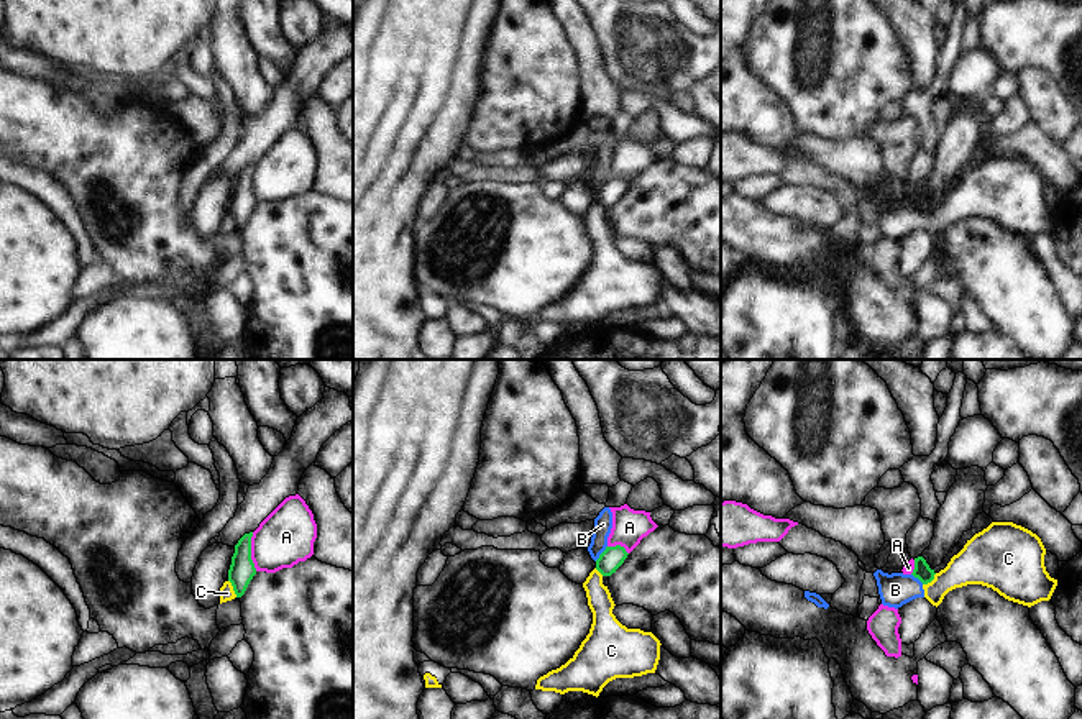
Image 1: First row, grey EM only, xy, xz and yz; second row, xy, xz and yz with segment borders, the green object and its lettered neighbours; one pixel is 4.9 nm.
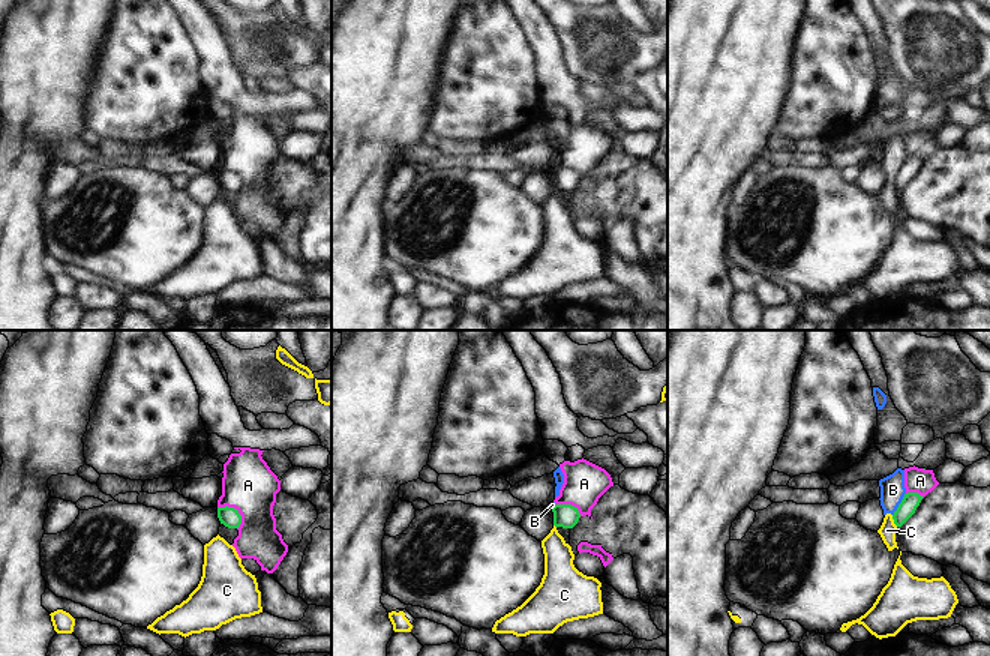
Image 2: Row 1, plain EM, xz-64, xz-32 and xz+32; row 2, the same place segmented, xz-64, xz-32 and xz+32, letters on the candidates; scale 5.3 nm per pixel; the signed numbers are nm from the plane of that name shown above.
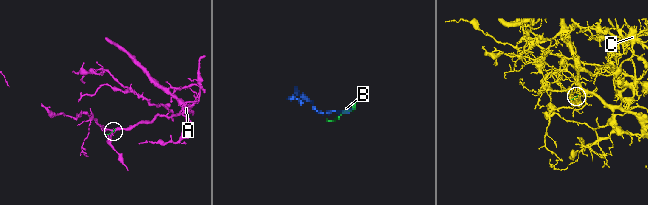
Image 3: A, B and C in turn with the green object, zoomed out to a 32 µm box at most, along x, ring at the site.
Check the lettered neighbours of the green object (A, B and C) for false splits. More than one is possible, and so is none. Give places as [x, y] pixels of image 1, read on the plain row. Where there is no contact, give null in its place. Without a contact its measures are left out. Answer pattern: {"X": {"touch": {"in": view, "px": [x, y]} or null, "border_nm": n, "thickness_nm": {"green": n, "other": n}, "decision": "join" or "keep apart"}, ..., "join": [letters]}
{"A": {"touch": {"in": "xy", "px": [250, 184]}, "border_nm": 190, "thickness_nm": {"green": 130, "other": 280}, "decision": "keep apart"}, "B": {"touch": {"in": "xz", "px": [601, 186]}, "border_nm": 100, "thickness_nm": {"green": 110, "other": 90}, "decision": "keep apart"}, "C": {"touch": {"in": "xy", "px": [233, 220]}, "border_nm": 100, "thickness_nm": {"green": 130, "other": 70}, "decision": "keep apart"}, "join": []}

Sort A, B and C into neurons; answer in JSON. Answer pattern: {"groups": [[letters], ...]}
{"groups": [["A"], ["B", "C"]]}

